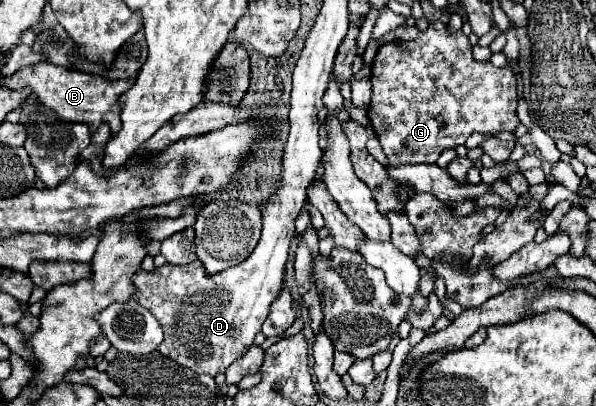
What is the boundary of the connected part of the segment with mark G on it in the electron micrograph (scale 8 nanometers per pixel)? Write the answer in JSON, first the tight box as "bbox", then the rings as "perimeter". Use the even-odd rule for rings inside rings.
{"bbox":[368,21,520,167],"perimeter":[[[432,21],[428,25],[428,29],[420,31],[414,41],[390,41],[390,43],[380,45],[380,49],[378,49],[378,53],[372,61],[370,81],[372,81],[372,103],[370,103],[370,109],[368,109],[368,119],[370,119],[370,125],[372,125],[376,137],[382,145],[386,157],[388,157],[388,163],[394,165],[394,167],[400,167],[400,165],[406,165],[406,163],[436,163],[436,159],[440,157],[440,153],[444,149],[456,149],[458,145],[464,145],[466,139],[472,133],[498,133],[498,131],[510,131],[512,133],[520,123],[518,117],[516,117],[518,97],[516,97],[516,77],[514,77],[512,69],[510,67],[498,69],[488,61],[476,61],[472,57],[472,45],[470,45],[468,37],[462,31],[448,33],[448,25],[442,23],[442,21]]]}

